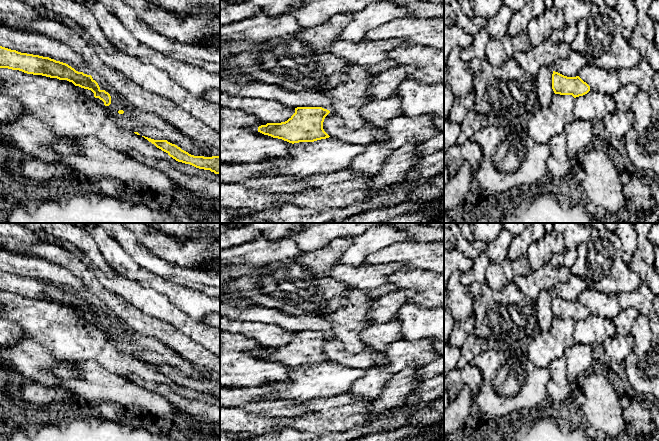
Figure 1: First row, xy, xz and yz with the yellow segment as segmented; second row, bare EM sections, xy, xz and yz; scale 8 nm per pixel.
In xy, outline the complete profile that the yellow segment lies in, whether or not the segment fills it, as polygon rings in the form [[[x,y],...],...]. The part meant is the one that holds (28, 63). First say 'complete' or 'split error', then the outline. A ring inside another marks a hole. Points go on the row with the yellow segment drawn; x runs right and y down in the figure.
complete; [[[0,46],[0,68],[19,70],[27,74],[42,75],[59,80],[67,80],[75,86],[91,90],[95,98],[104,102],[105,106],[111,104],[111,96],[101,90],[91,75],[78,72],[66,63],[56,61],[49,57],[21,53]]]

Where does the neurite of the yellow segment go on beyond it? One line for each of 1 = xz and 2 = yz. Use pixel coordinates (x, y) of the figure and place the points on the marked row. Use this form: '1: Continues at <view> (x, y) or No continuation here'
1: No continuation here
2: No continuation here

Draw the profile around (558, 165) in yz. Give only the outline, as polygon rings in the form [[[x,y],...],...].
[[[565,133],[554,135],[548,142],[550,155],[546,162],[548,179],[551,182],[563,182],[569,179],[571,166],[574,163],[566,152],[567,139]]]

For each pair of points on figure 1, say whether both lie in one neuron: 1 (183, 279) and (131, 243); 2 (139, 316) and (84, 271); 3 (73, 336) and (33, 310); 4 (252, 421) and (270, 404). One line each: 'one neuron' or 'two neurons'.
1: one neuron
2: one neuron
3: one neuron
4: two neurons

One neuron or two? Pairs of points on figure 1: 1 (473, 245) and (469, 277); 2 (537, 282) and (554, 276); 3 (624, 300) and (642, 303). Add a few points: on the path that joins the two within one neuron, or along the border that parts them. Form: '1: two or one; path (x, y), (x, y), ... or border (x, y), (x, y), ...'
1: two; border (473, 260), (484, 253), (491, 261)
2: one; path (541, 279), (550, 276)
3: one; path (628, 300), (638, 300)

